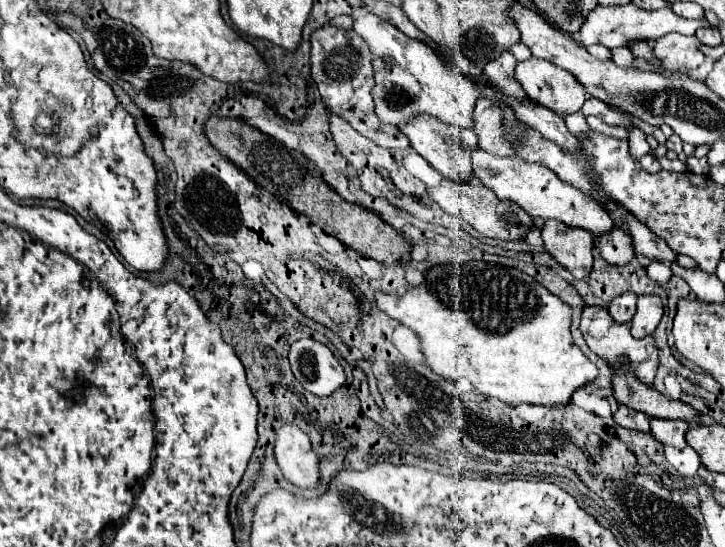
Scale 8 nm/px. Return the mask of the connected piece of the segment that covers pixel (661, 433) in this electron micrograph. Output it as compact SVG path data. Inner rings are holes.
M651 418L651 434L657 442L663 446L673 446L673 448L685 448L685 432L689 424L683 420L661 420L661 418Z

